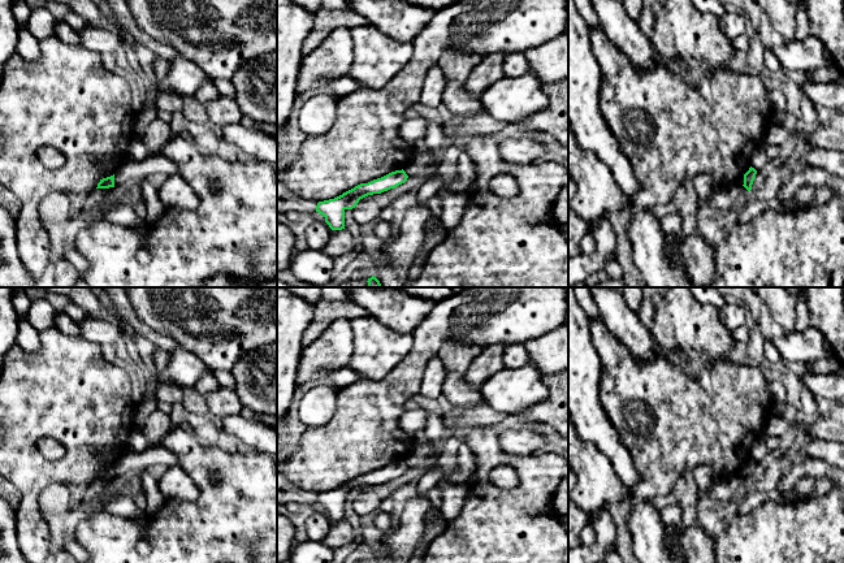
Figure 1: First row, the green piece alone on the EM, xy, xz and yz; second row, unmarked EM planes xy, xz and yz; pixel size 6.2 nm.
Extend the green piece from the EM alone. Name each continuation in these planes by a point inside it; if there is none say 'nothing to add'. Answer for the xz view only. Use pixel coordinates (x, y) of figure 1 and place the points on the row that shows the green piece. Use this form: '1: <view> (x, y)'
nothing to add

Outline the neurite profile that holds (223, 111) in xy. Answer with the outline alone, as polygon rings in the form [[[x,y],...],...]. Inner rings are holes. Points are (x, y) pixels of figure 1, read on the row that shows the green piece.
[[[220,96],[205,104],[211,121],[221,127],[241,122],[242,112],[234,99]]]

